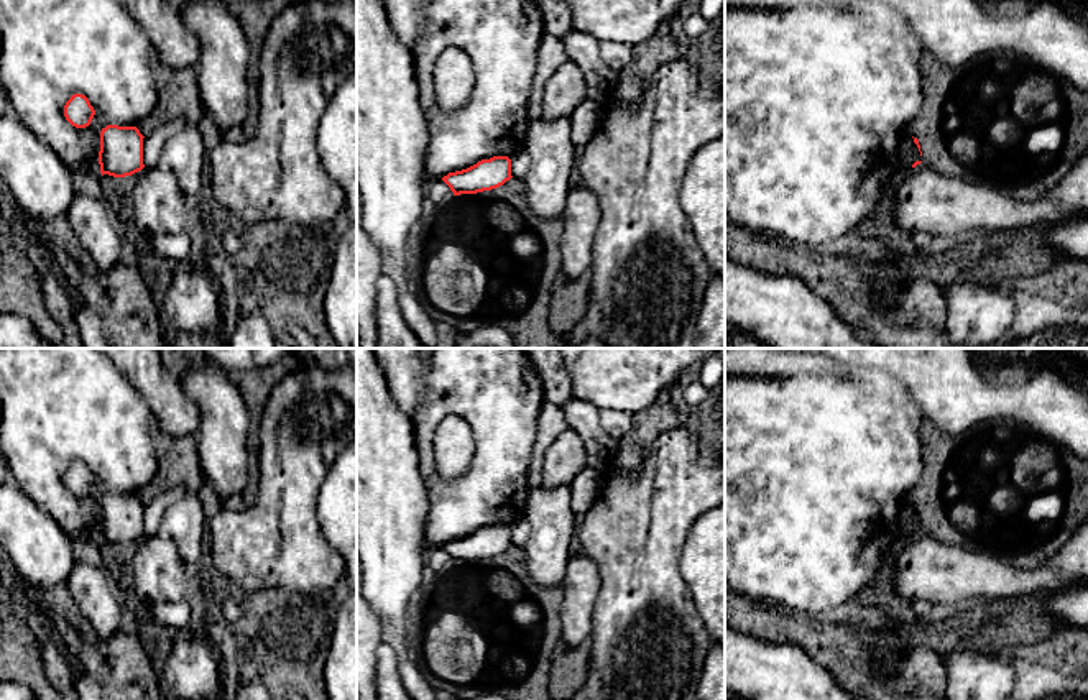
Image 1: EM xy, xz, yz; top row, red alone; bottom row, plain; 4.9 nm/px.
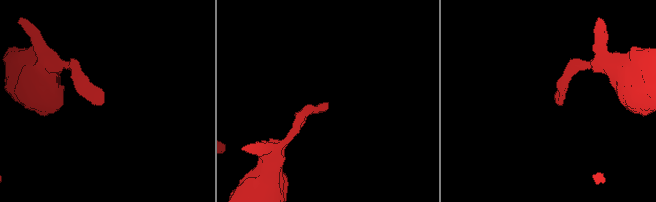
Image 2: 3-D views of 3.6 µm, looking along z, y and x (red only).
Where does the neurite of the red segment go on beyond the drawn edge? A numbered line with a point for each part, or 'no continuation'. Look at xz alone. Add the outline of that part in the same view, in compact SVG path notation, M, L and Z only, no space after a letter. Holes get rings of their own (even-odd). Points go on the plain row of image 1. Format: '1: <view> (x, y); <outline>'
no continuation

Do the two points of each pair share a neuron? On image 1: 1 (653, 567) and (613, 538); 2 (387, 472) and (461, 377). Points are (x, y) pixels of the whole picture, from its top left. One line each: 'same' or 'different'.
1: same
2: different

